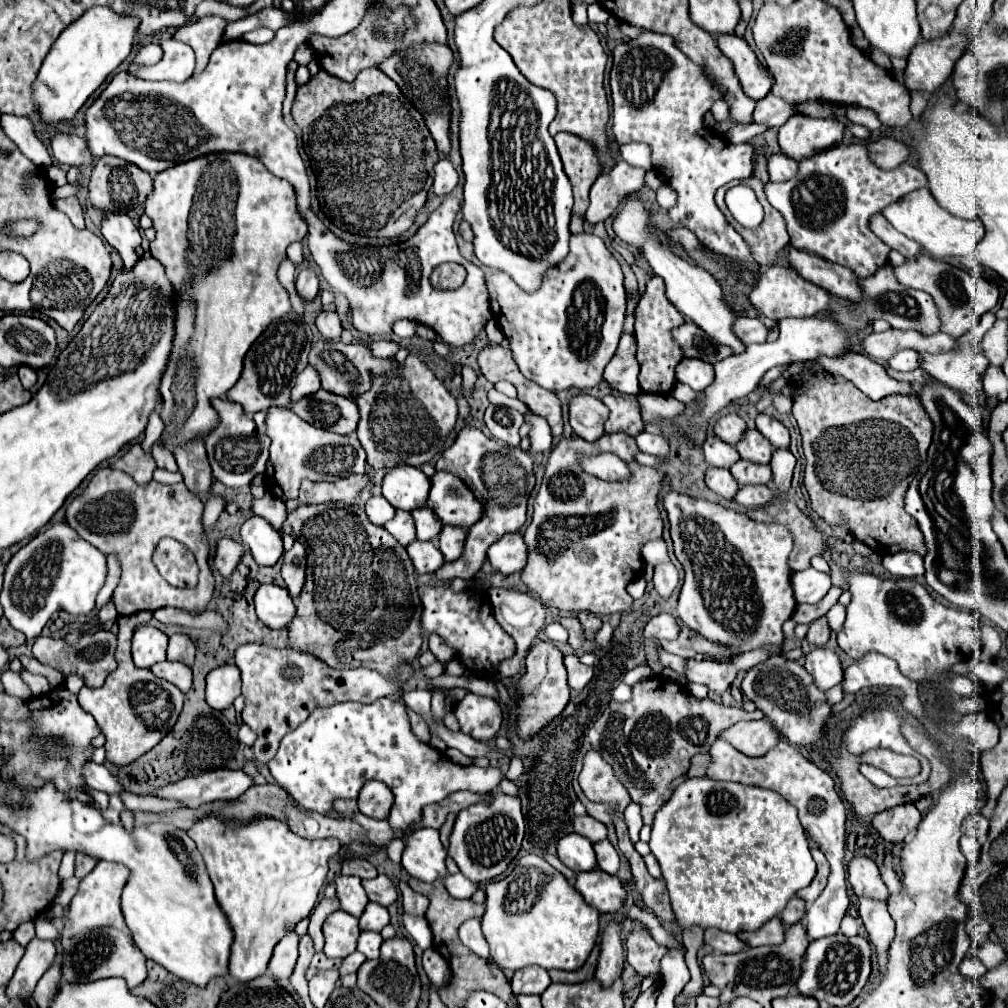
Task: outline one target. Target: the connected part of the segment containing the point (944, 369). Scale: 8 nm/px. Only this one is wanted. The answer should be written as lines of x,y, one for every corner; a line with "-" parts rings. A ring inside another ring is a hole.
988,312
982,316
982,320
968,332
964,334
962,338
958,338
958,346
954,352
946,352
946,354
922,354
924,356
924,362
922,362
922,368
926,372
930,372
936,380
942,380
942,384
950,386
952,390
960,392
962,396
972,396
972,398
978,398
978,394
982,392
982,376
986,372
986,366
988,366
988,360
984,358
984,354
980,352
978,344
982,340
982,336
994,326
996,322
996,316
994,312

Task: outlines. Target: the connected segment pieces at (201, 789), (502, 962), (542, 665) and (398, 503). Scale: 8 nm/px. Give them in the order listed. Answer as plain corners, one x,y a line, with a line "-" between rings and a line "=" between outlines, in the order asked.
212,770
200,776
186,776
176,784
168,784
160,788
156,796
180,800
190,808
198,808
200,804
214,800
234,800
242,796
254,780
244,770
=
526,854
508,876
486,884
486,914
482,916
482,932
490,944
490,956
500,968
520,970
526,966
542,966
546,970
578,970
598,940
598,916
598,910
586,904
582,894
574,890
574,886
570,886
556,868
536,854
=
538,642
530,648
526,656
526,672
516,684
518,694
522,696
516,704
516,730
522,740
534,738
544,726
548,726
570,700
570,688
566,680
566,668
562,662
562,652
552,642
=
398,466
390,468
384,476
382,496
396,508
412,512
426,504
430,492
430,480
420,468

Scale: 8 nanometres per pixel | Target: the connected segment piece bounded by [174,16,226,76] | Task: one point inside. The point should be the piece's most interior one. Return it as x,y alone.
204,35

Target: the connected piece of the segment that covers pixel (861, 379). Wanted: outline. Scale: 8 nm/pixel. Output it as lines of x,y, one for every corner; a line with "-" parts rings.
846,352
844,356
830,358
830,356
818,356
816,360
826,372
844,376
850,380
858,390
862,390
868,398
880,400
890,394
910,394
912,386
892,380
886,374
886,368
872,358
858,354
858,352

